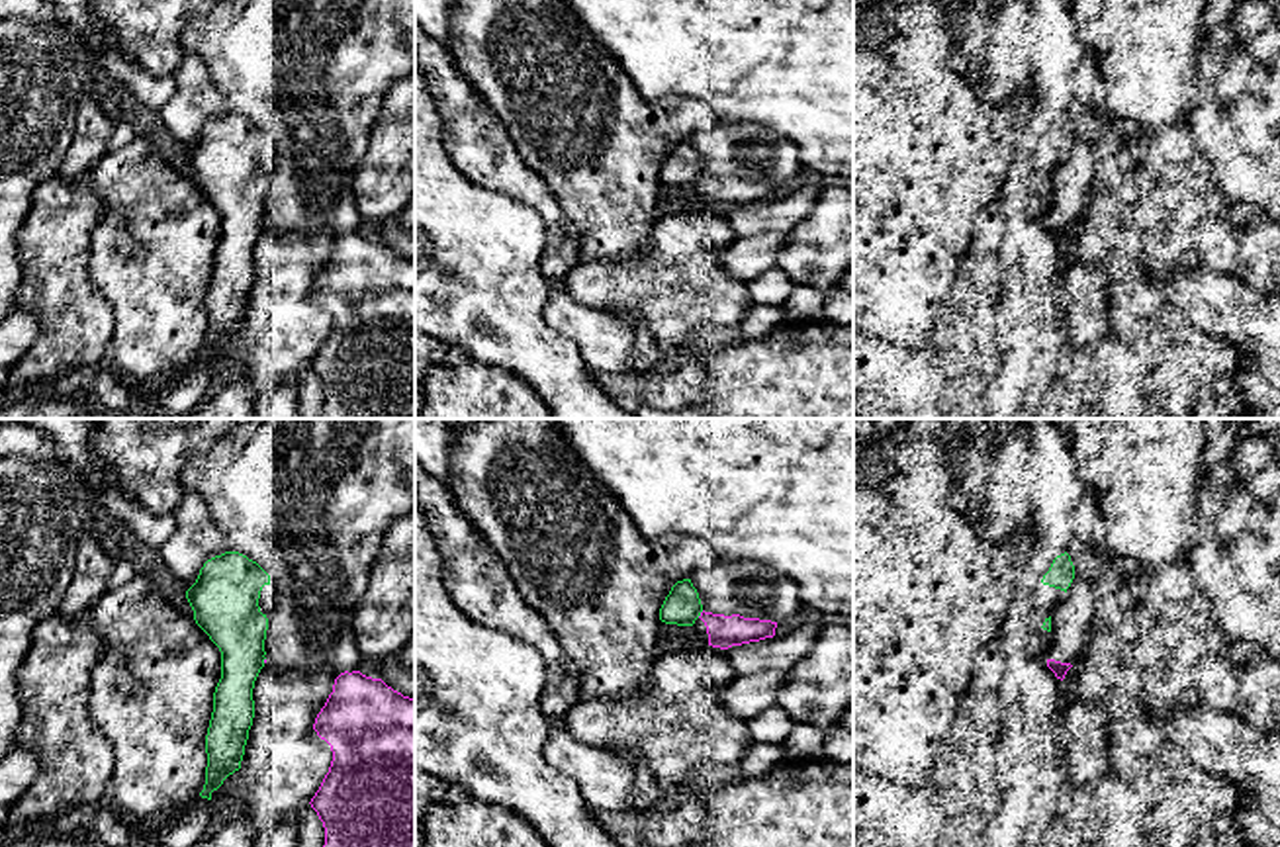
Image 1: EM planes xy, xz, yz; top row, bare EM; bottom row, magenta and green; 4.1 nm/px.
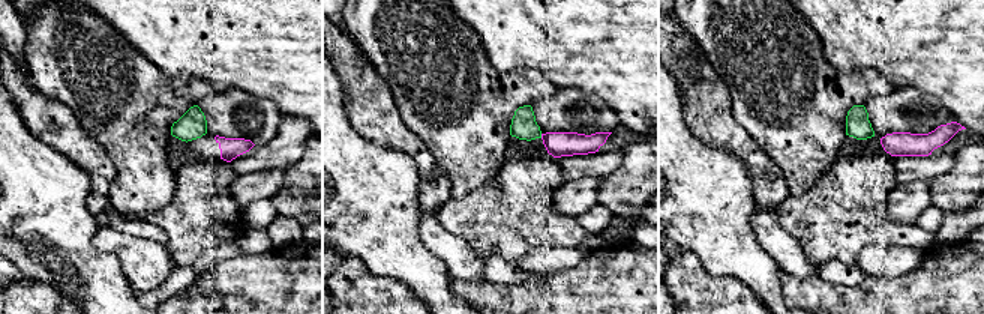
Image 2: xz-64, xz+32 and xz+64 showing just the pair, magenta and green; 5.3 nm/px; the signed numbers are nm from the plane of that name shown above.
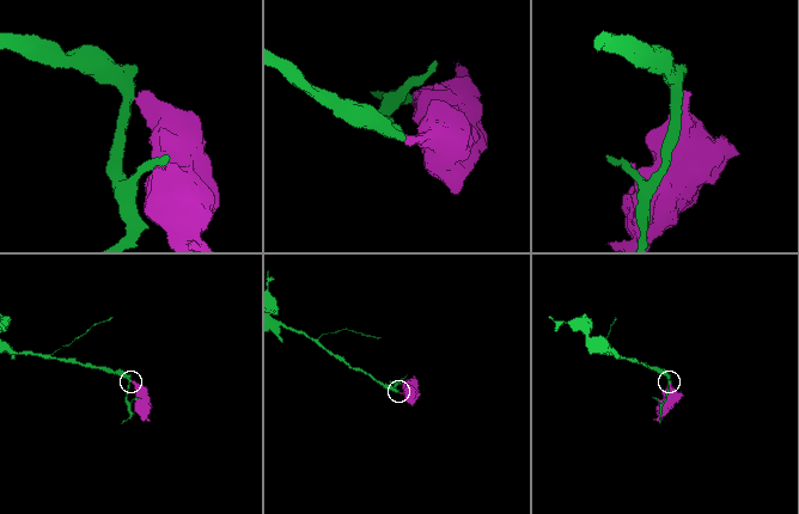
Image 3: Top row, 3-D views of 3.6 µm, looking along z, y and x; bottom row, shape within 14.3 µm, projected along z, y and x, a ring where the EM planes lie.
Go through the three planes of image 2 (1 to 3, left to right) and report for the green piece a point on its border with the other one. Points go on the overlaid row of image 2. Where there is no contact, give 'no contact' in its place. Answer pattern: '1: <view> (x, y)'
1: no contact
2: xz+32 (542, 135)
3: no contact

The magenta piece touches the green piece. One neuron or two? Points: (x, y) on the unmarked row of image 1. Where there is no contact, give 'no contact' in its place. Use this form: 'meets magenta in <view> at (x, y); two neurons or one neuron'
meets magenta in xz at (701, 177); two neurons

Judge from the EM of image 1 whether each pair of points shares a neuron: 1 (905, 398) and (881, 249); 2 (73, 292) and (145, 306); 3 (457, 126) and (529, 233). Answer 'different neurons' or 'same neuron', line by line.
1: different neurons
2: different neurons
3: different neurons

